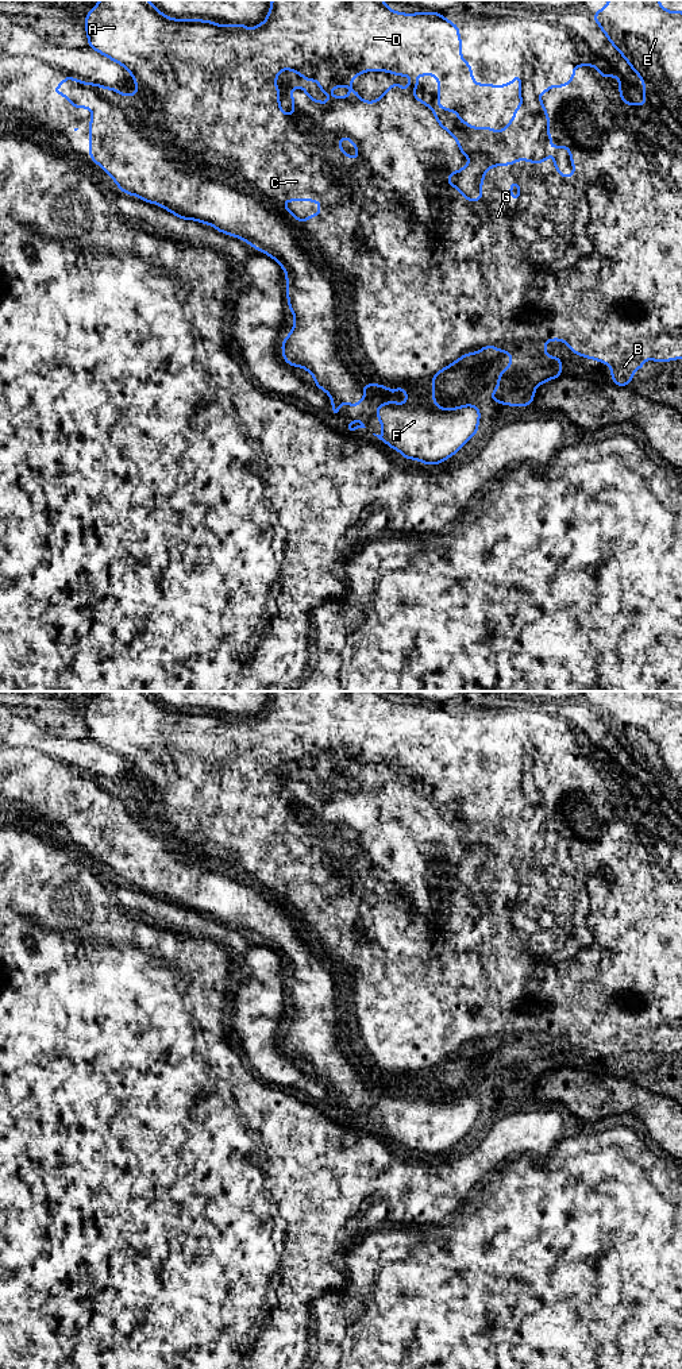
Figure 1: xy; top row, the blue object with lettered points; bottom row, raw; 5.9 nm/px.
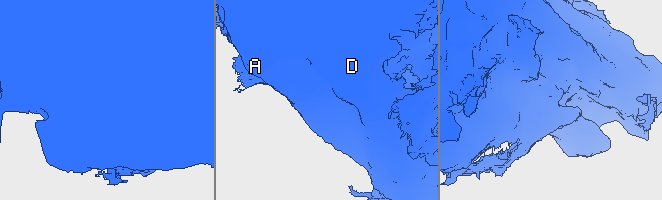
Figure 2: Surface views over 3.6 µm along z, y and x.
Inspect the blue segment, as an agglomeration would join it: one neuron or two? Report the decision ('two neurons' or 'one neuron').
two neurons

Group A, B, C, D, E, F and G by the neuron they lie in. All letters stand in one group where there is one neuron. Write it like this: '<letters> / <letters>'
A B C D E G / F

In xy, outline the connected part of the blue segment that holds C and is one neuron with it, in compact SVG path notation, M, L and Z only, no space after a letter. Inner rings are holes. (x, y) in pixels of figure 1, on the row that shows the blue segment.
M100 0L90 11L88 11L85 16L85 31L88 35L88 46L95 51L103 54L104 57L112 59L116 63L120 63L131 76L136 85L136 92L134 95L124 95L116 88L108 88L99 85L96 82L88 84L85 81L80 81L66 74L65 80L59 82L59 85L51 89L51 93L62 95L66 100L70 100L70 105L73 108L89 108L92 111L92 119L89 120L89 157L90 159L97 163L119 186L120 192L131 196L136 196L140 200L151 204L157 204L161 208L169 211L170 213L176 215L182 220L197 220L199 223L209 224L211 227L216 228L221 234L231 235L234 238L239 238L247 242L253 248L262 251L263 254L271 257L285 271L286 277L286 300L289 304L289 311L293 313L294 325L290 333L282 340L282 359L293 366L293 367L303 367L308 373L311 373L315 378L315 386L324 390L332 404L332 416L340 416L339 406L340 400L344 397L350 408L359 406L361 401L369 398L365 393L363 386L375 386L378 385L381 390L385 387L389 389L390 396L393 397L397 393L397 389L393 386L397 385L408 397L408 401L416 402L421 401L428 408L436 408L438 402L435 401L435 381L434 378L458 363L466 355L477 355L482 352L488 347L493 347L497 352L508 352L510 355L510 365L506 366L498 374L497 387L492 390L490 400L498 404L509 405L509 406L528 406L533 404L535 389L542 383L562 377L562 359L554 355L546 356L546 344L550 340L559 340L566 343L570 350L579 356L585 356L593 360L598 360L601 363L610 366L610 375L613 377L612 383L616 386L628 386L632 382L632 375L636 373L637 369L644 367L644 359L651 359L654 362L670 362L674 359L682 359L682 11L666 11L663 5L659 4L659 0L609 0L600 11L596 11L592 18L606 35L608 41L613 45L613 47L623 55L623 58L628 62L631 69L640 77L643 82L643 93L644 101L640 107L636 103L625 103L623 93L621 93L621 77L609 74L604 76L600 73L600 65L574 65L573 66L573 76L571 81L566 82L560 86L552 84L544 92L537 92L537 99L542 104L542 109L546 112L547 116L547 134L550 138L550 153L548 157L542 159L540 162L533 162L528 158L517 158L513 162L502 163L493 163L490 167L485 169L482 173L482 180L479 182L481 197L478 200L467 198L462 190L448 182L450 174L458 174L465 170L473 159L462 150L459 139L447 130L435 115L434 108L428 104L421 101L419 97L413 95L413 90L420 86L417 76L436 76L438 77L438 104L439 108L448 112L456 112L458 120L462 124L467 124L471 130L492 130L498 135L506 130L516 117L517 108L523 108L521 100L521 74L516 73L513 80L505 85L492 85L492 84L477 84L473 78L471 65L467 61L462 59L462 39L459 36L459 26L452 24L451 19L444 19L440 12L416 12L416 14L404 14L392 11L386 3L382 0L271 0L270 9L267 12L266 20L259 23L258 26L253 26L248 28L248 24L227 24L219 26L216 22L212 20L201 20L201 19L173 19L163 15L158 8L155 8L149 0ZM288 69L290 72L296 72L298 76L305 78L307 81L312 82L313 80L319 84L319 90L324 93L330 103L324 104L319 100L312 99L308 95L308 90L304 86L292 86L289 89L292 101L293 101L293 111L289 116L286 116L280 105L280 89L276 84L277 76L284 70ZM363 72L386 72L388 74L394 73L396 76L409 76L408 80L408 90L404 92L400 82L393 82L385 92L379 96L377 101L363 101L359 93L352 88L350 84L357 76L362 74ZM338 86L347 86L350 93L347 97L339 96L330 96L328 93L338 88ZM343 138L348 138L352 146L357 150L357 154L361 157L359 161L350 157L344 150L340 149L339 142ZM554 147L565 147L570 151L570 162L574 167L574 173L571 176L562 176L556 166L555 155L551 154ZM510 180L515 180L519 184L519 200L513 200L510 197ZM282 201L315 201L320 204L320 211L316 215L307 216L303 221L297 219L297 216L289 209L285 208L281 203Z

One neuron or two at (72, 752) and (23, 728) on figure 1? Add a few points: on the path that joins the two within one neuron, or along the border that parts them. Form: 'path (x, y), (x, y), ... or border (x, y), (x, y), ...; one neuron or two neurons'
path (60, 749), (35, 737); one neuron

